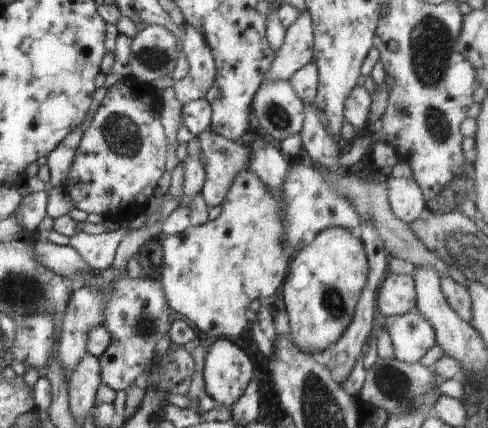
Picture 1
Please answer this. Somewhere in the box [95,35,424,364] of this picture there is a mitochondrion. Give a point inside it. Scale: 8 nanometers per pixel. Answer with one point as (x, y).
(122, 137)

